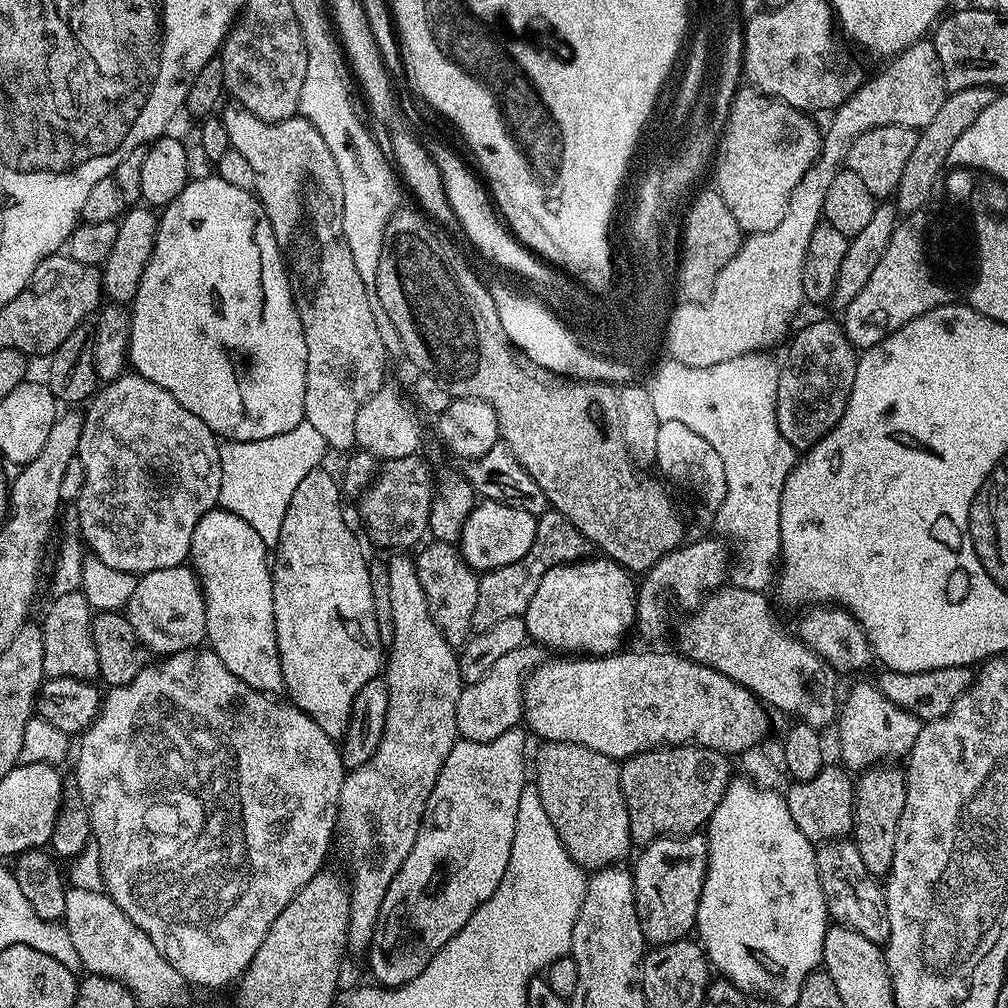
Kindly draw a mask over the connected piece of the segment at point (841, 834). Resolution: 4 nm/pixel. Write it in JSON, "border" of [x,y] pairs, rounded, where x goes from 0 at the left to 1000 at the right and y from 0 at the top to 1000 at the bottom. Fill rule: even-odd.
{"border":[[[818,760],[814,766],[808,768],[808,772],[783,777],[780,793],[784,804],[784,812],[788,812],[788,819],[792,819],[792,823],[796,823],[796,827],[800,827],[802,833],[807,835],[831,833],[840,830],[844,826],[845,797],[849,795],[849,788],[846,771],[843,772],[840,769],[844,770],[836,761],[825,762],[825,760]]]}

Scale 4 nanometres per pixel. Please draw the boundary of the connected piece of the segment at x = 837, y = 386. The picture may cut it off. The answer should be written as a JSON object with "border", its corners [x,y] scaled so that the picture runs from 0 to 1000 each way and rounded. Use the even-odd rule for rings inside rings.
{"border":[[[810,317],[786,337],[772,375],[771,421],[776,435],[789,446],[801,446],[835,415],[849,374],[850,346],[839,335],[836,320]]]}

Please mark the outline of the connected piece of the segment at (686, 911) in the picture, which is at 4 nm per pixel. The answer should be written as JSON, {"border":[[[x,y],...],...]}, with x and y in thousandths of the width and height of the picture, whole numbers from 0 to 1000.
{"border":[[[697,828],[656,829],[638,838],[631,858],[626,858],[631,906],[644,938],[678,933],[690,920],[692,895],[702,866],[702,834]]]}

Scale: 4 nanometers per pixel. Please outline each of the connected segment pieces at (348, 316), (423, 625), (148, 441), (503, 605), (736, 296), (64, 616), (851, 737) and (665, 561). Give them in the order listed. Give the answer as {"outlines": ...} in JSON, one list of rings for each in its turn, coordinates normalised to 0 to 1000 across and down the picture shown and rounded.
{"outlines":[[[[229,106],[220,112],[226,142],[229,150],[240,153],[252,169],[252,192],[270,221],[272,236],[286,267],[290,296],[294,299],[300,319],[300,331],[304,335],[302,416],[315,427],[315,431],[319,431],[326,445],[348,445],[353,438],[351,419],[355,415],[355,407],[374,387],[382,384],[381,364],[384,361],[386,364],[387,353],[385,357],[381,333],[373,322],[374,311],[366,283],[355,276],[351,256],[347,256],[347,244],[343,244],[339,228],[339,177],[335,173],[335,165],[331,165],[331,153],[327,153],[327,145],[323,145],[319,133],[315,133],[311,123],[297,113],[276,121],[264,121],[243,107]]],[[[393,550],[390,556],[384,557],[385,568],[387,569],[387,609],[391,613],[391,633],[383,647],[383,674],[385,677],[385,699],[383,700],[383,720],[379,724],[379,734],[375,736],[375,744],[371,748],[371,752],[367,752],[367,756],[363,756],[363,760],[355,760],[348,763],[342,769],[339,776],[339,784],[335,792],[335,800],[333,801],[333,821],[331,824],[332,832],[337,835],[341,841],[341,857],[345,860],[345,869],[343,868],[344,876],[347,878],[347,915],[345,916],[345,940],[348,943],[360,945],[365,938],[369,936],[369,928],[371,927],[371,919],[375,907],[379,903],[379,895],[385,886],[387,875],[391,875],[391,867],[395,867],[395,863],[399,859],[399,855],[403,855],[403,847],[407,847],[407,843],[411,839],[411,831],[415,831],[415,823],[417,816],[421,811],[423,804],[423,796],[427,792],[427,784],[431,784],[431,776],[435,772],[435,768],[438,764],[438,756],[442,756],[442,748],[446,748],[446,744],[452,739],[454,727],[452,725],[452,705],[454,704],[454,692],[458,676],[456,673],[456,652],[453,644],[448,643],[435,621],[431,617],[431,613],[427,609],[427,601],[423,601],[423,593],[419,585],[419,579],[415,577],[413,569],[413,557],[408,551]]],[[[122,371],[115,377],[108,377],[86,398],[83,409],[83,422],[81,423],[81,435],[77,454],[83,463],[83,477],[81,478],[81,490],[73,498],[75,504],[75,516],[79,519],[77,531],[85,541],[86,547],[95,552],[113,565],[118,567],[130,567],[142,569],[153,565],[164,565],[165,563],[177,563],[188,555],[187,547],[190,541],[192,522],[205,508],[219,499],[220,489],[220,462],[218,461],[218,440],[213,429],[196,415],[196,411],[188,411],[173,391],[161,387],[153,379],[149,379],[143,373],[134,371]]],[[[541,506],[533,515],[530,538],[526,538],[526,546],[522,546],[520,553],[514,558],[506,558],[476,571],[468,627],[486,625],[486,621],[498,617],[498,613],[519,611],[520,606],[526,601],[526,593],[530,593],[530,585],[534,585],[538,569],[542,569],[542,565],[546,565],[552,560],[569,560],[572,556],[580,555],[584,551],[583,547],[583,535],[557,508]]],[[[918,38],[905,44],[899,51],[884,61],[878,71],[867,79],[858,78],[853,86],[845,92],[843,98],[835,101],[833,106],[824,112],[825,120],[821,123],[821,131],[816,132],[813,144],[813,155],[807,161],[806,167],[800,171],[796,181],[788,188],[782,201],[782,210],[765,229],[745,231],[734,243],[733,250],[713,269],[712,277],[705,290],[705,296],[697,302],[680,299],[676,305],[666,309],[661,319],[660,336],[663,335],[664,354],[683,364],[698,364],[730,356],[738,351],[762,345],[770,335],[780,327],[784,317],[798,300],[796,288],[796,264],[799,262],[801,245],[804,244],[805,233],[817,213],[819,188],[823,188],[823,181],[827,181],[830,171],[841,158],[843,145],[856,131],[862,131],[875,125],[899,125],[910,129],[920,125],[927,113],[935,105],[938,94],[937,70],[931,62],[931,54],[927,50],[924,39]]],[[[76,586],[62,589],[53,594],[48,608],[44,611],[44,619],[40,623],[42,629],[42,661],[45,672],[73,673],[94,676],[98,672],[97,645],[93,645],[91,632],[91,613],[93,605],[87,599],[82,587]]],[[[868,678],[849,679],[841,687],[841,691],[836,691],[831,702],[831,713],[827,719],[829,730],[833,733],[833,750],[836,761],[841,764],[856,764],[866,762],[869,758],[888,755],[888,750],[900,751],[901,745],[907,740],[907,732],[913,727],[914,714],[907,708],[895,704],[895,700],[887,700],[879,692],[879,688]]],[[[709,535],[690,536],[688,540],[680,539],[678,542],[670,544],[665,550],[658,552],[649,563],[638,568],[631,588],[630,626],[635,626],[643,635],[651,635],[662,625],[663,587],[667,591],[695,590],[694,592],[697,592],[699,589],[709,587],[723,574],[723,541],[717,535]]]]}

